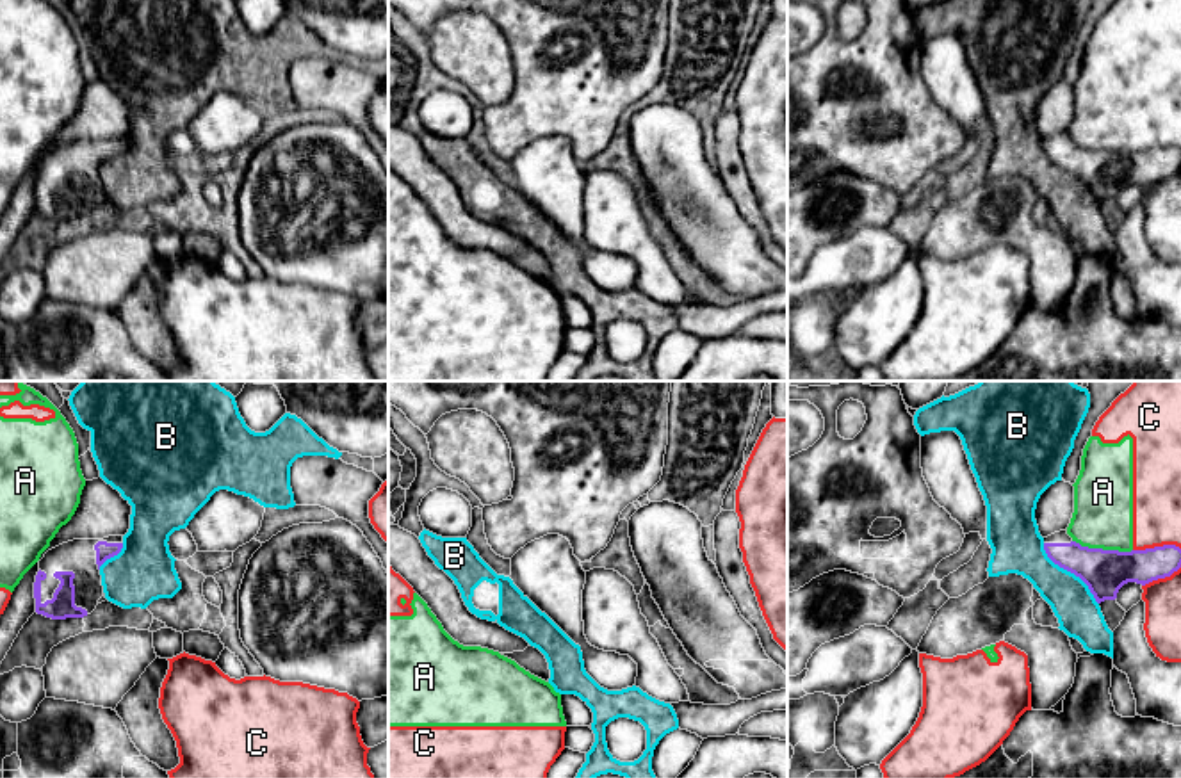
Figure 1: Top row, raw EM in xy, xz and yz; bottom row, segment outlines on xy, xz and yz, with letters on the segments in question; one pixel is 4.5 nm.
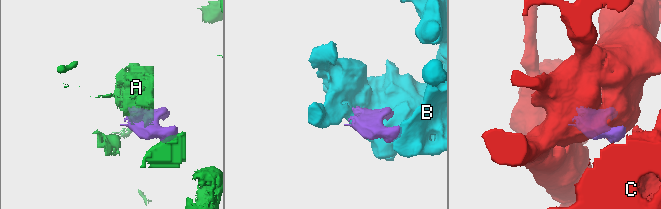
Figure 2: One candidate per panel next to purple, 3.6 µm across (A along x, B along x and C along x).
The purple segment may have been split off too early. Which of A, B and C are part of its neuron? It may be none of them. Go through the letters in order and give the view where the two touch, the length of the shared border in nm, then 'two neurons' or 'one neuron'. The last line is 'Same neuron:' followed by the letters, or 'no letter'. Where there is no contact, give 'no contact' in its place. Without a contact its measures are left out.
A: contact in yz; length 280 nm; two neurons
B: contact in yz; length 380 nm; two neurons
C: contact in yz; length 220 nm; two neurons
Same neuron: no letter

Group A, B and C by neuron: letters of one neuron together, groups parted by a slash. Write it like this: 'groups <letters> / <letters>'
groups A C / B

